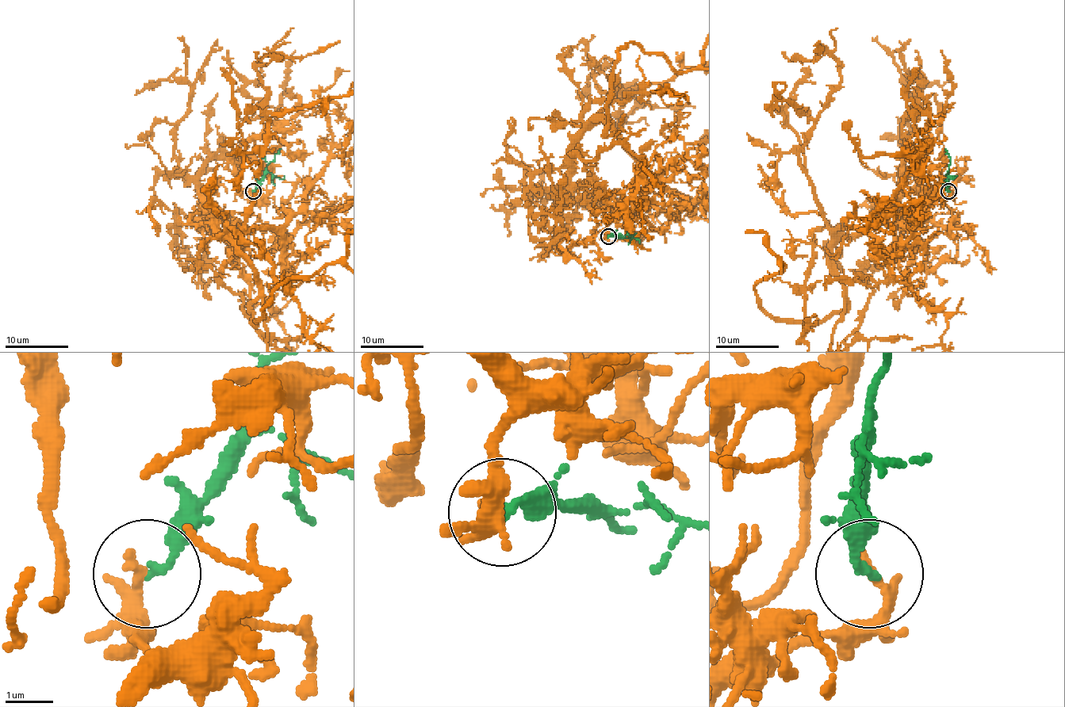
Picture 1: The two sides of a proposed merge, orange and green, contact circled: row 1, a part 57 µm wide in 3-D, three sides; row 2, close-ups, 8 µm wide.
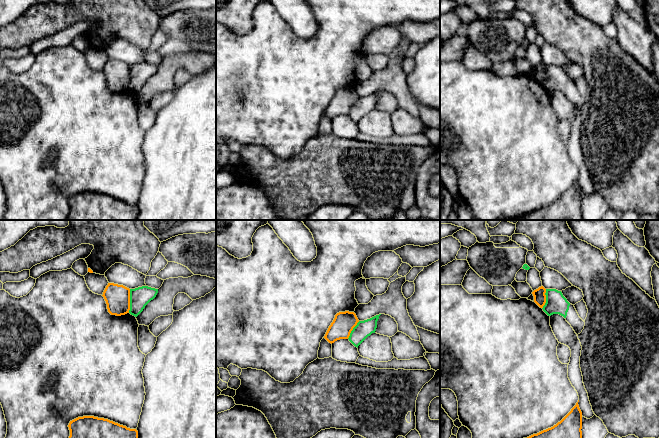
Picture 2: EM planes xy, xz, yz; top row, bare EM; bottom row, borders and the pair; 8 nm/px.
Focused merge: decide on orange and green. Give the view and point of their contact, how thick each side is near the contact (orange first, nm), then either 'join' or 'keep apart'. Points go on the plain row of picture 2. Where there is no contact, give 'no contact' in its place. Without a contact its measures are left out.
meets orange in xy at (129, 77); 200 nm thick on the orange side, 160 nm on the other; keep apart

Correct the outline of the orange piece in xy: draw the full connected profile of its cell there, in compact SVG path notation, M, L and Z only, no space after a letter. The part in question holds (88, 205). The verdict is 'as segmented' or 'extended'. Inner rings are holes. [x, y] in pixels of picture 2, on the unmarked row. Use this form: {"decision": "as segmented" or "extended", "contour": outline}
{"decision": "as segmented", "contour": "M94 192L78 193L70 197L70 212L66 220L136 220L138 207L113 197Z"}

